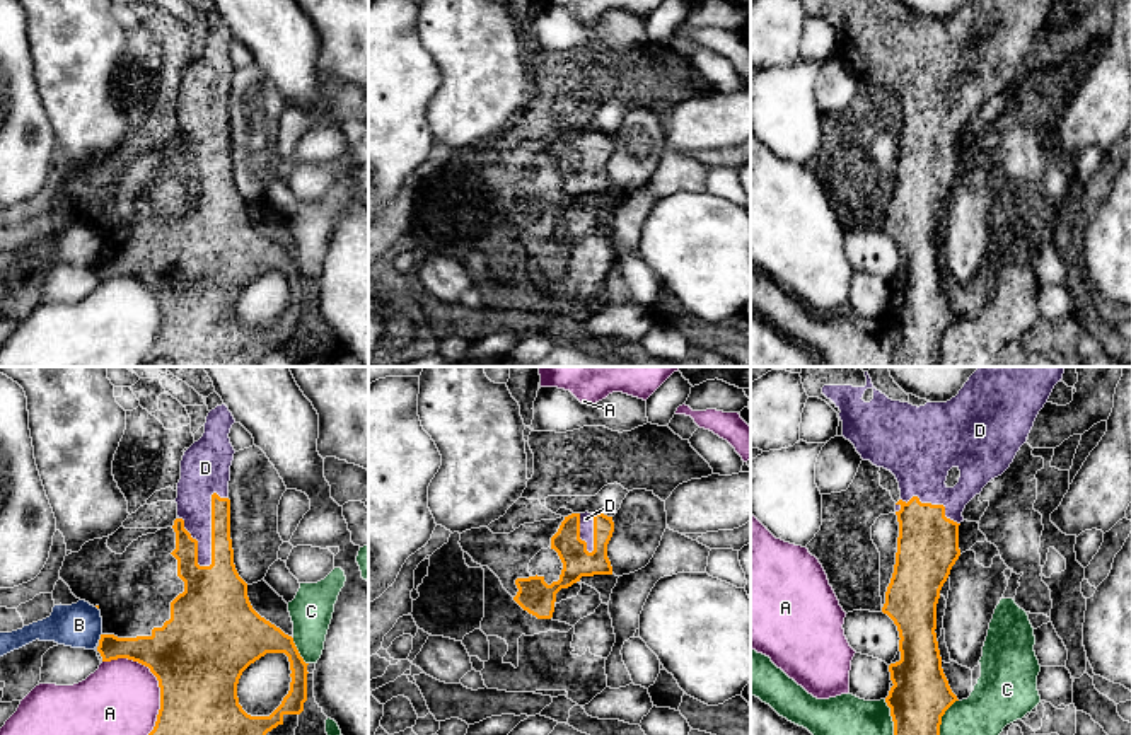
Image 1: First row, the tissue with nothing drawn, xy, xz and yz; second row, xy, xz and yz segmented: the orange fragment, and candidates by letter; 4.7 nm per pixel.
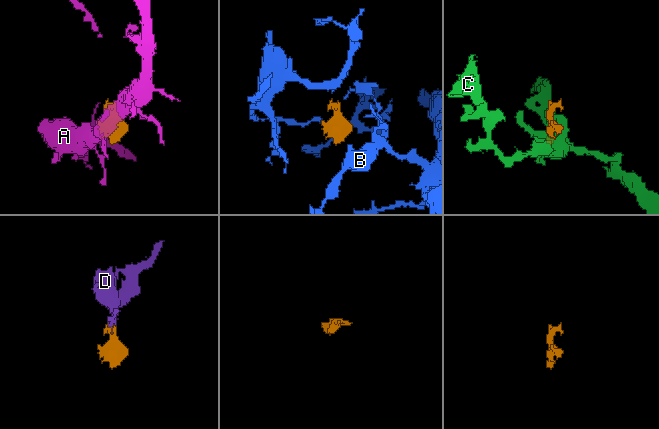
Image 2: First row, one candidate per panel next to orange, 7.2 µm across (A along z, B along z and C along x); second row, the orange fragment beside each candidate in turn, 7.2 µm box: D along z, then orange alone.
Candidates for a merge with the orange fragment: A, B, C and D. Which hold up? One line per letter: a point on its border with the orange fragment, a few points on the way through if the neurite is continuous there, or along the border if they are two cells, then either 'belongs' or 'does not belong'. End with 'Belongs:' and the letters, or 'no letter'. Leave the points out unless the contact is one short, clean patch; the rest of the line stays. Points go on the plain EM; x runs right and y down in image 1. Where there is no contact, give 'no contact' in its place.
A: xy (159, 302) | does not belong
B: xy (101, 256) | along xy (101, 251), (98, 260) | does not belong
C: xy (297, 270) | does not belong
D: xy (212, 145) | belongs
Belongs: D

